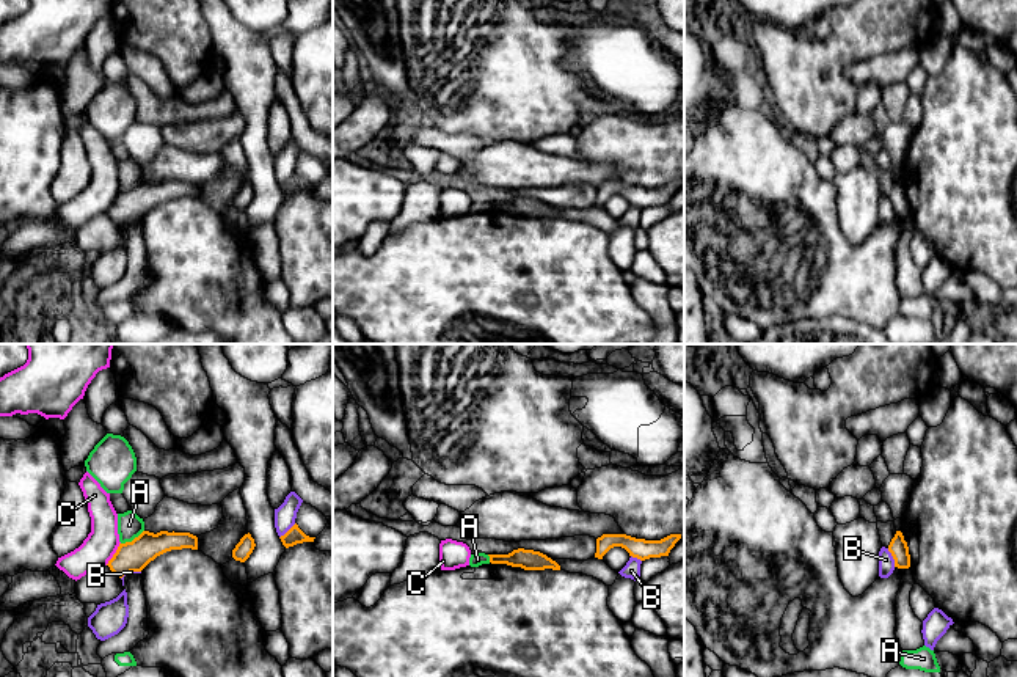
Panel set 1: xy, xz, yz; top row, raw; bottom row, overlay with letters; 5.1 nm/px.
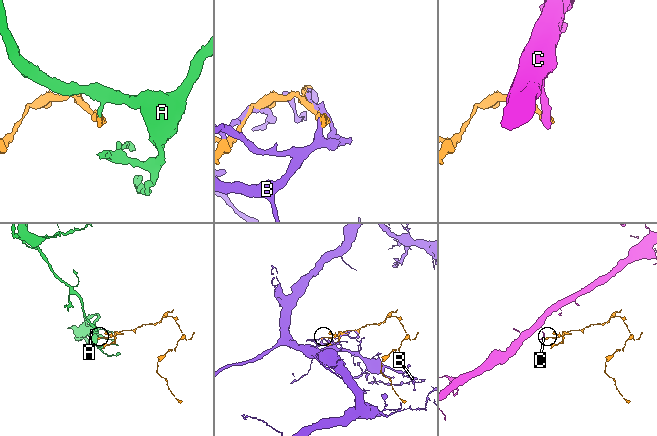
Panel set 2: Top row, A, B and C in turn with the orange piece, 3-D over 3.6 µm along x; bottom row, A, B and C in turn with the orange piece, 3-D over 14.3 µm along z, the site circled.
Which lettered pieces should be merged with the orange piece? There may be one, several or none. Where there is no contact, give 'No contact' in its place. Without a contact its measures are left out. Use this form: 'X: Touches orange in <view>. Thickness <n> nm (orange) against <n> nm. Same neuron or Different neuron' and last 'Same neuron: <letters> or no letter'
A: Touches orange in xy. Thickness 160 nm (orange) against 130 nm. Different neuron
B: Touches orange in yz. Thickness 100 nm (orange) against 80 nm. Different neuron
C: Touches orange in xy. Thickness 160 nm (orange) against 170 nm. Different neuron
Same neuron: no letter

